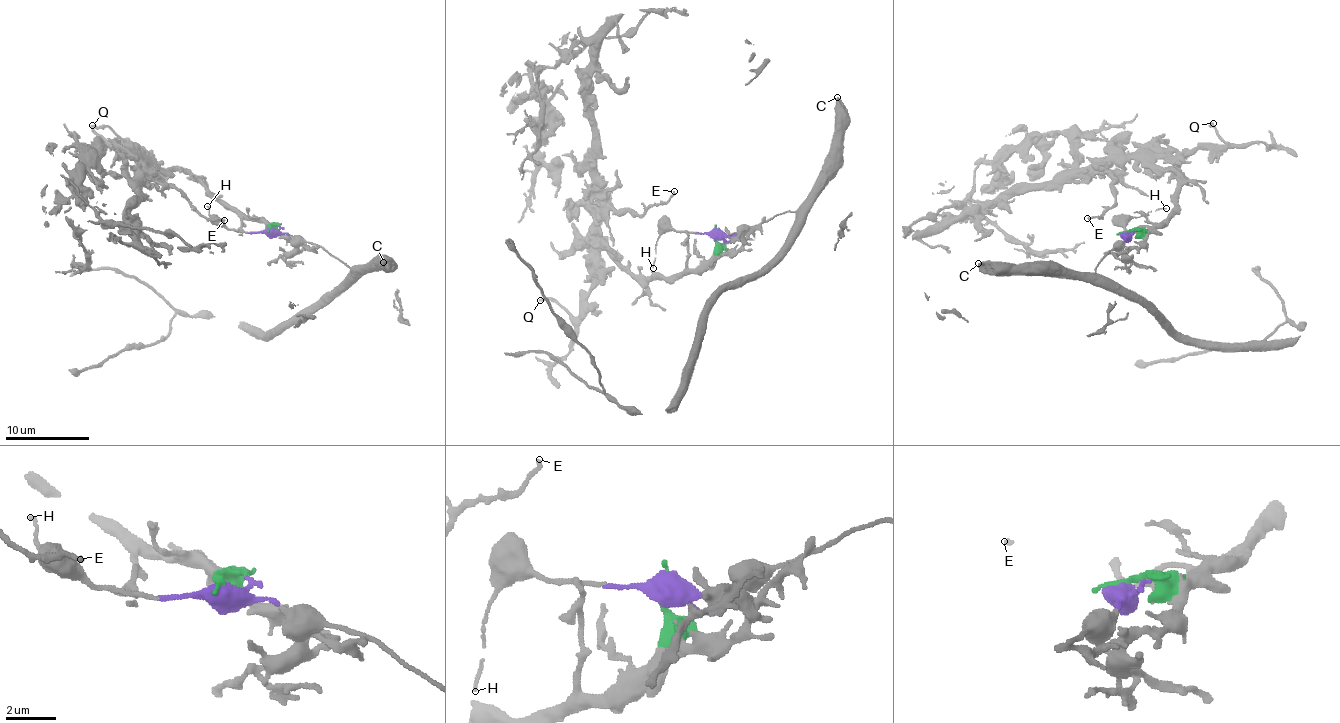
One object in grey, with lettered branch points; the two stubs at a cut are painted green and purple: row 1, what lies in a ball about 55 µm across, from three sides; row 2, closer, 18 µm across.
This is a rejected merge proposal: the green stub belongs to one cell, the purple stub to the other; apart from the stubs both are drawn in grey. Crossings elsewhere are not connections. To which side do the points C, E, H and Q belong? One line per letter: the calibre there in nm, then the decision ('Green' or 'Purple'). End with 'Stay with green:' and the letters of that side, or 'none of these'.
C: Thickness 480 nm. Purple
E: Thickness 150 nm. Green
H: Thickness 100 nm. Purple
Q: Thickness 220 nm. Green
Stay with green: E, Q

